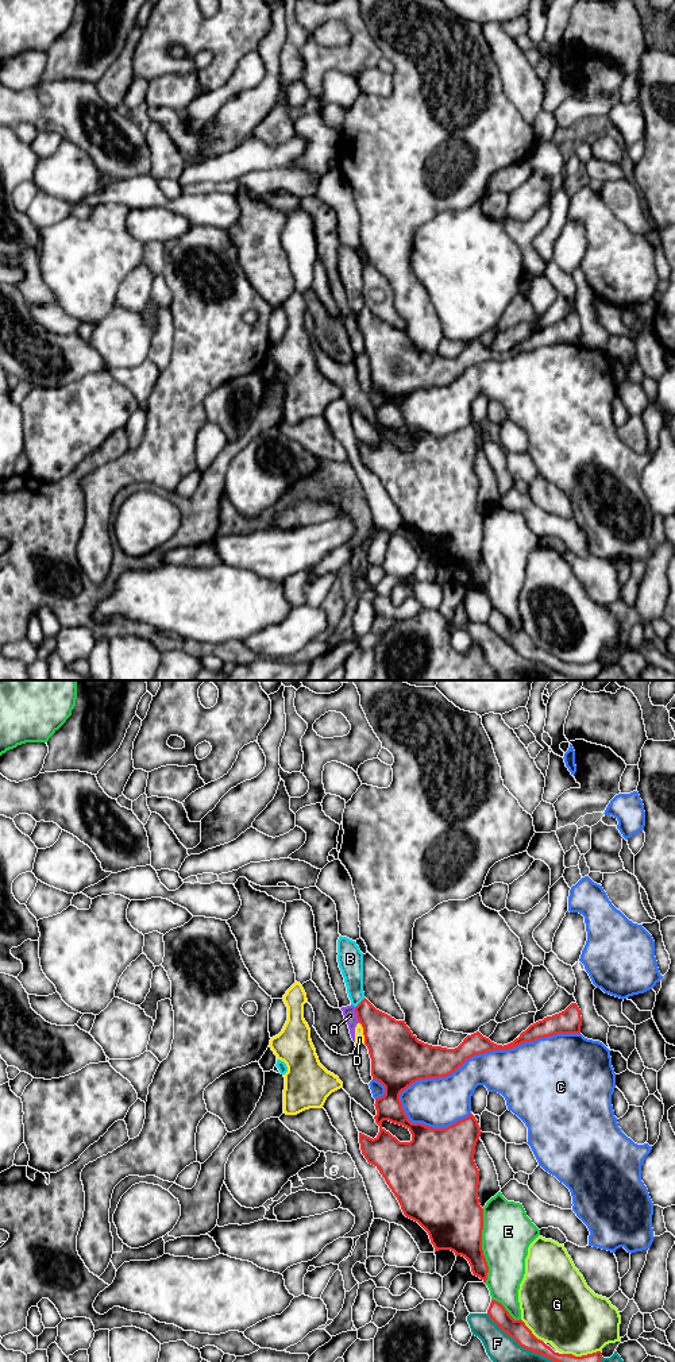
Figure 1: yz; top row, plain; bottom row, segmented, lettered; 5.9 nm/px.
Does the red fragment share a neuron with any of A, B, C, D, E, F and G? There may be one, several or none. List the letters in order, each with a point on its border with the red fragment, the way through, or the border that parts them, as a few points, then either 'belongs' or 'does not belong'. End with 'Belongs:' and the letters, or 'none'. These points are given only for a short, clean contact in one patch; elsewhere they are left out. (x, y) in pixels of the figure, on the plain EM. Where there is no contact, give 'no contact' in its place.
A: meets red in yz at (357, 324); border along yz (354, 316), (359, 331); does not belong
B: meets red in yz at (359, 312); does not belong
C: meets red in yz at (482, 362); does not belong
D: meets red in yz at (363, 342); does not belong
E: meets red in yz at (481, 555); does not belong
F: meets red in yz at (536, 662); does not belong
G: meets red in yz at (531, 640); does not belong
Belongs: none

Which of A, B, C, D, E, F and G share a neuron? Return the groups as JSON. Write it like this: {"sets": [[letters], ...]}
{"sets": [["A", "D"], ["B"], ["C"], ["E"], ["F"], ["G"]]}

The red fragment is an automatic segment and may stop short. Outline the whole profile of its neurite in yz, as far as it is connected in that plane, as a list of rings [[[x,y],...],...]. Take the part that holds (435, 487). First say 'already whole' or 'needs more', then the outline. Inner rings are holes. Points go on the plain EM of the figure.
already whole; [[[366,306],[355,321],[371,367],[373,389],[385,396],[385,404],[374,413],[379,441],[374,448],[359,441],[362,463],[379,479],[404,524],[428,541],[435,562],[451,559],[456,566],[464,566],[472,583],[486,593],[483,517],[478,508],[479,479],[474,470],[482,441],[478,429],[470,423],[444,437],[412,432],[400,404],[418,389],[452,383],[474,364],[509,359],[556,343],[580,343],[580,319],[571,312],[564,320],[531,333],[504,355],[477,340],[455,358],[418,350],[405,329],[377,319]],[[383,429],[406,436],[412,450],[400,451],[382,436]]]

